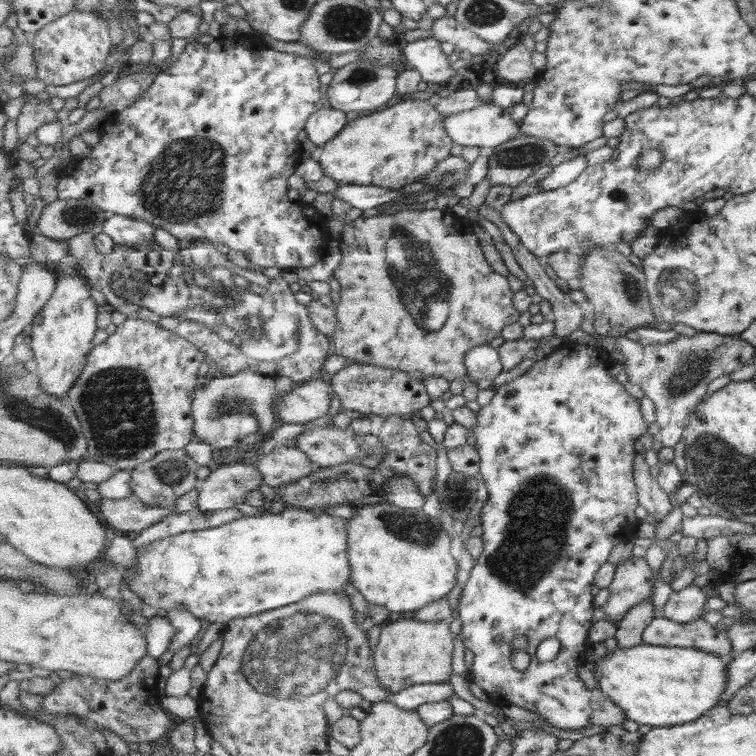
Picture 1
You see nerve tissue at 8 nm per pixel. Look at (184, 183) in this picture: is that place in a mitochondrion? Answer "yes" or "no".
yes

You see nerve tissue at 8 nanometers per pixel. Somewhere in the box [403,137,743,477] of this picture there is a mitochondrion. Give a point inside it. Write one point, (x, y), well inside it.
(679, 289)

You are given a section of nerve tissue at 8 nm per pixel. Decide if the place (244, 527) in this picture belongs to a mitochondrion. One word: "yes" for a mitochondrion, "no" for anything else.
no

